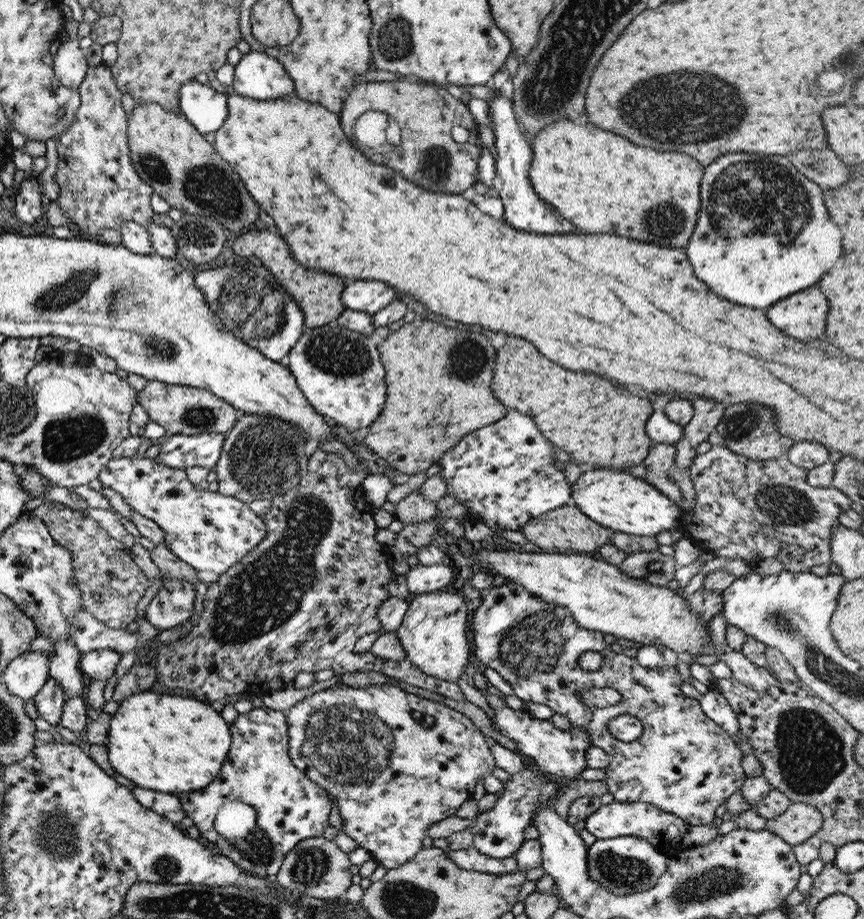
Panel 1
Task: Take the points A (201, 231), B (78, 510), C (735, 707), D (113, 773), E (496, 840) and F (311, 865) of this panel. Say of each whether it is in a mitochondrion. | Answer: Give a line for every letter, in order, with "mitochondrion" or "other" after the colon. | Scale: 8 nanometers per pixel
A: mitochondrion
B: other
C: other
D: other
E: other
F: mitochondrion

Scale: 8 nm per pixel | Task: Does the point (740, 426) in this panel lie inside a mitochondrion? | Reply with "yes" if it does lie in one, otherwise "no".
yes

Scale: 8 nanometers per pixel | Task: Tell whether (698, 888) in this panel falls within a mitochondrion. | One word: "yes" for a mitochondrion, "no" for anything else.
yes

